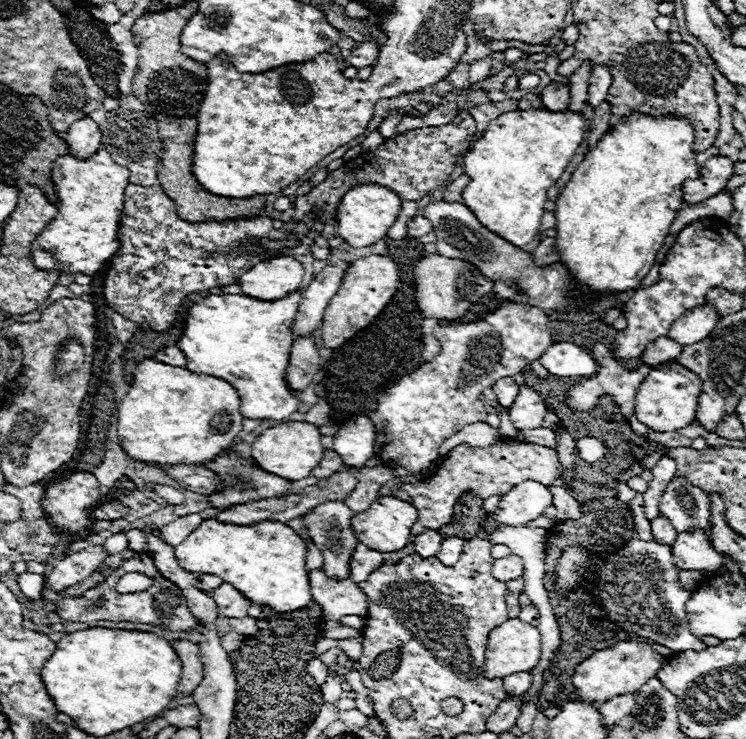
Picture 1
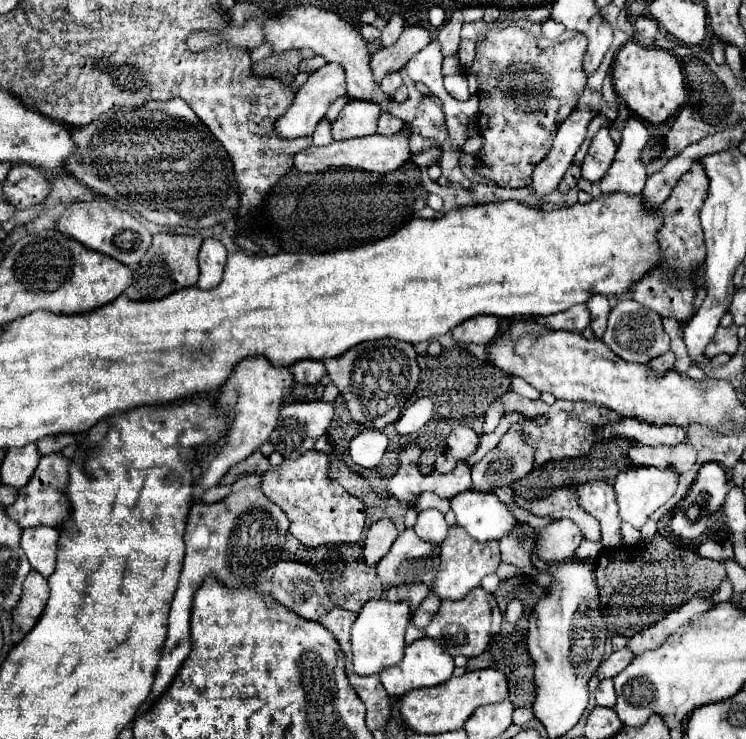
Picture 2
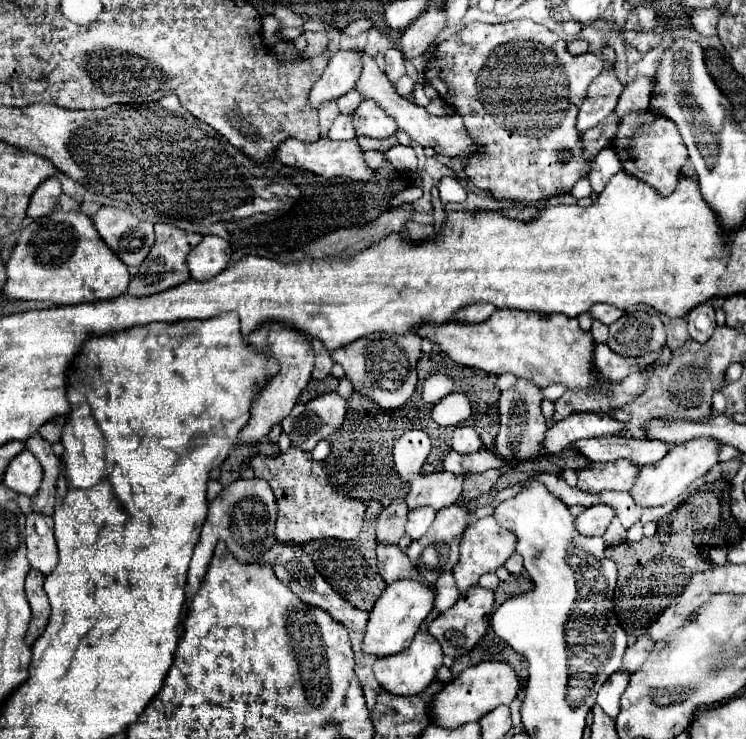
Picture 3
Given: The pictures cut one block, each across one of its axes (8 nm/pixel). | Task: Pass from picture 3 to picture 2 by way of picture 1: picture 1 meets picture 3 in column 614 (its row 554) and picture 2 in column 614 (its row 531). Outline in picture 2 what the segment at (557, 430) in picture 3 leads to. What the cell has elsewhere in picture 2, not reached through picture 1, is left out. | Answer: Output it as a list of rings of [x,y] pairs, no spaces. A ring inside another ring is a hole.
[[[624,418],[618,424],[606,426],[600,430],[602,438],[630,438],[646,446],[676,446],[684,442],[686,430],[676,430],[676,426],[648,426],[646,422],[636,422],[630,418]]]

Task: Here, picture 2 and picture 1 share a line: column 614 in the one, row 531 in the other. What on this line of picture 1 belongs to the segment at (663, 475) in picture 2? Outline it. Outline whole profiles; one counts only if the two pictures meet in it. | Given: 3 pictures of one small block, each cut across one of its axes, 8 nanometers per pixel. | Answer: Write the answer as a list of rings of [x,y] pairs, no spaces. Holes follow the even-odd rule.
[[[526,480],[514,486],[508,494],[502,496],[496,512],[486,516],[480,524],[480,532],[490,534],[496,526],[524,526],[526,522],[542,516],[544,508],[552,504],[552,492],[540,482]]]

